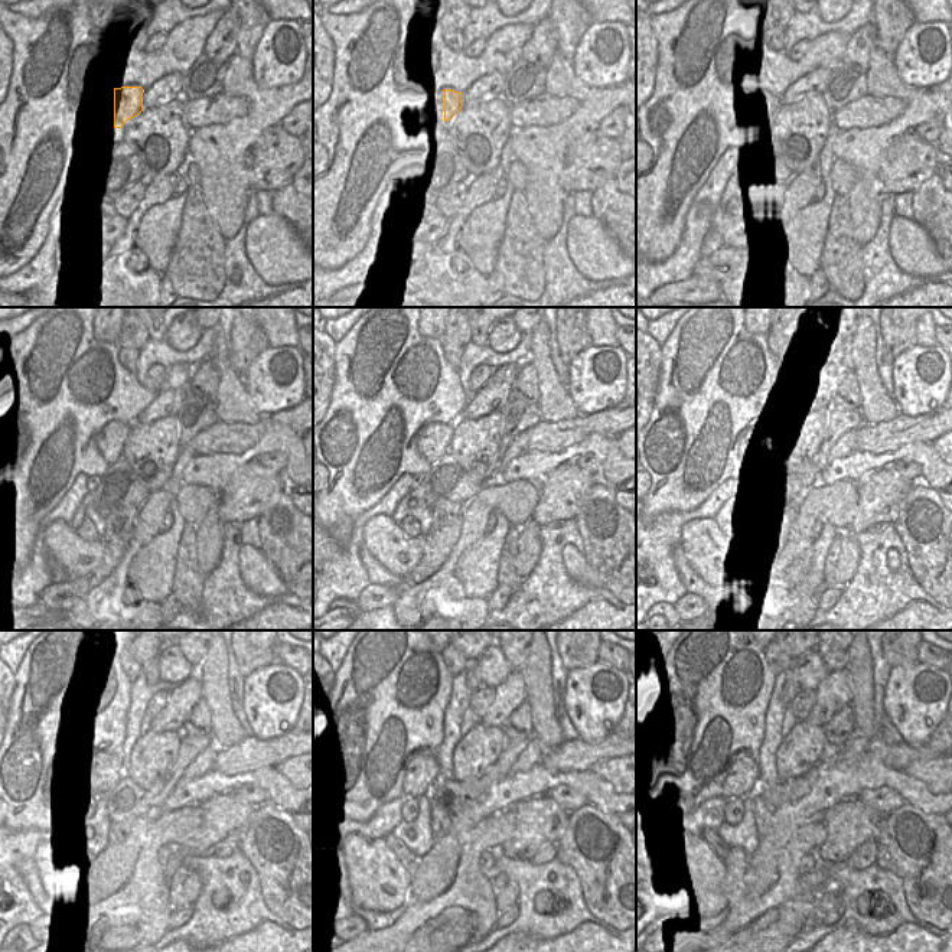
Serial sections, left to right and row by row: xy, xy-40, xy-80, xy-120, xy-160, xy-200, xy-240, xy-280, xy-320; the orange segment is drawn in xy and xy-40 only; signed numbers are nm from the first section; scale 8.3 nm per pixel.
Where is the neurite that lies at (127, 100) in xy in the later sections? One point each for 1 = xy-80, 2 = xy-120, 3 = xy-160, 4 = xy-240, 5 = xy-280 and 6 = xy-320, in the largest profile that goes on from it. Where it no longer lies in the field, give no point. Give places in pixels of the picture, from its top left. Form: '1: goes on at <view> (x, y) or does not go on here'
1: goes on at xy-80 (773, 101)
2: goes on at xy-120 (111, 439)
3: goes on at xy-160 (433, 440)
4: goes on at xy-240 (106, 768)
5: goes on at xy-280 (423, 772)
6: goes on at xy-320 (743, 778)

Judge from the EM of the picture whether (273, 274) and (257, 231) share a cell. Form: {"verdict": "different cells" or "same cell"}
{"verdict": "same cell"}

